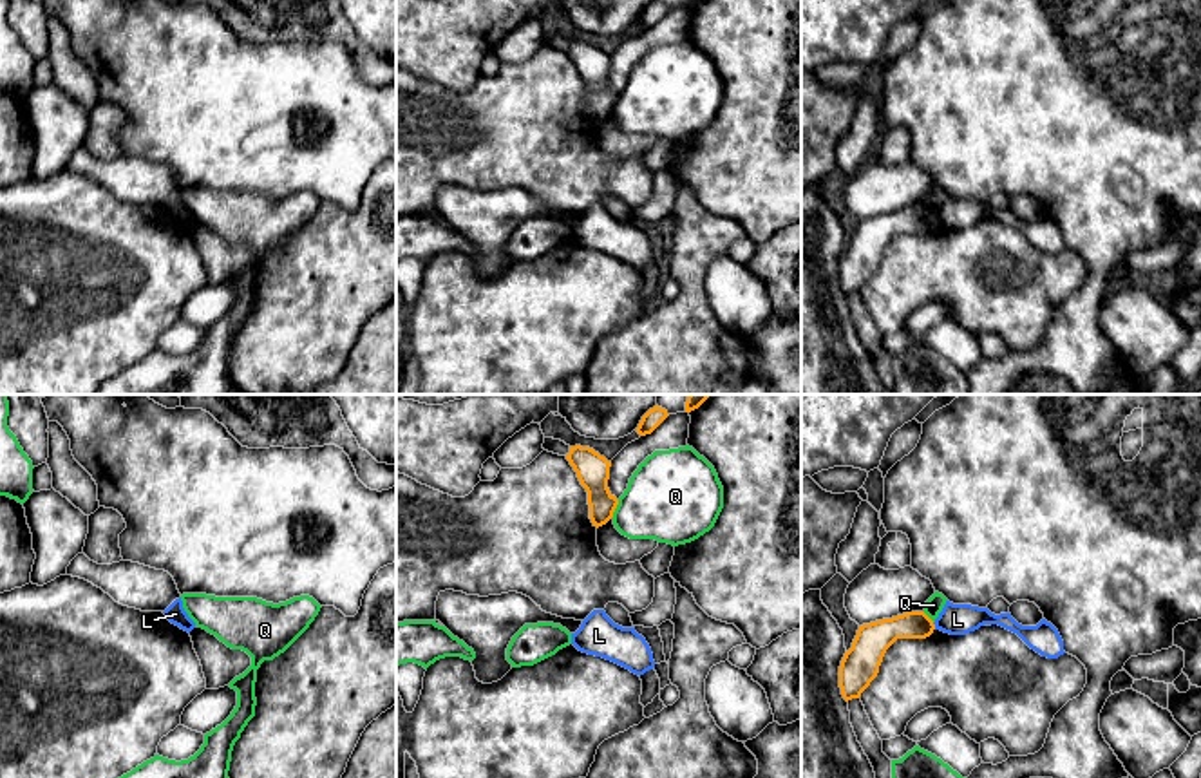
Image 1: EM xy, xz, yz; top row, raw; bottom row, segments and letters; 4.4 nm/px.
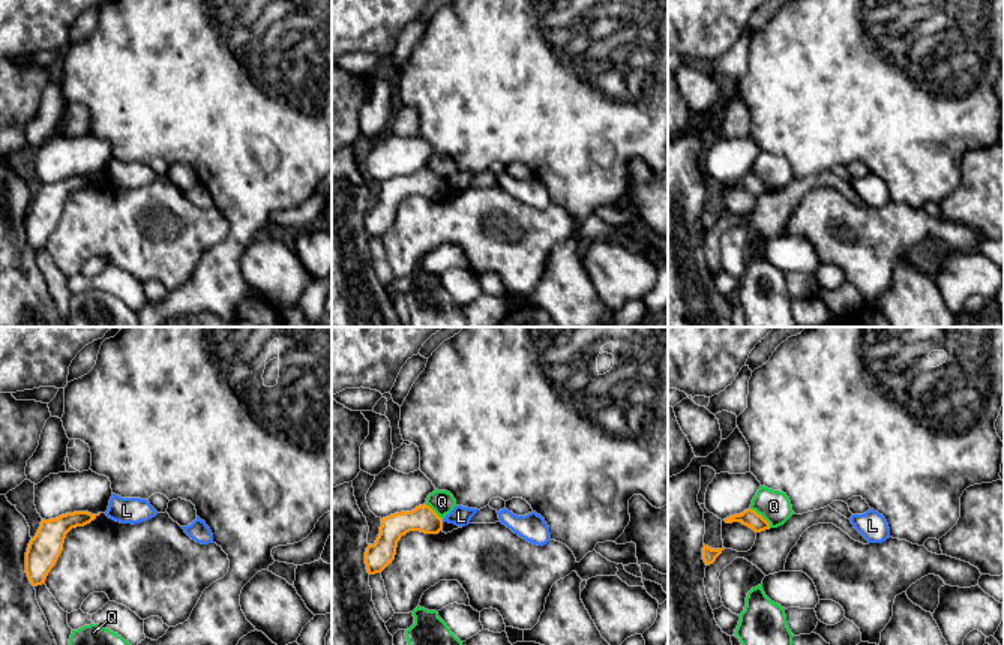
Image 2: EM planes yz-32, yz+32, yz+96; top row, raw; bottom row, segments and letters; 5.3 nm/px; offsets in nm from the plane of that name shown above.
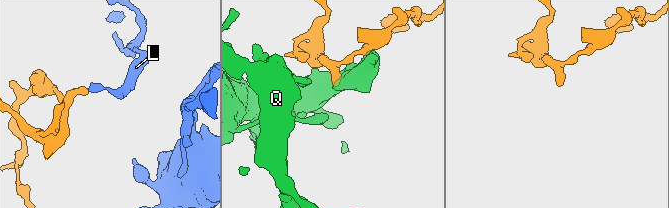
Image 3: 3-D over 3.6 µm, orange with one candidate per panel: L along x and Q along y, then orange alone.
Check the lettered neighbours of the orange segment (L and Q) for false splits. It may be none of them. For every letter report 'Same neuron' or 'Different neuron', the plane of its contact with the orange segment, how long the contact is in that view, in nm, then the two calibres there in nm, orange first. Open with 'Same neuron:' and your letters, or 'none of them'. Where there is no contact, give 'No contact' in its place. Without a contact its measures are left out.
Same neuron: none of them
L: Different neuron. Touches orange in yz. Shared border 40 nm. Thickness 140 nm (orange) against 140 nm
Q: Different neuron. Touches orange in xz. Shared border 90 nm. Thickness 150 nm (orange) against 400 nm

